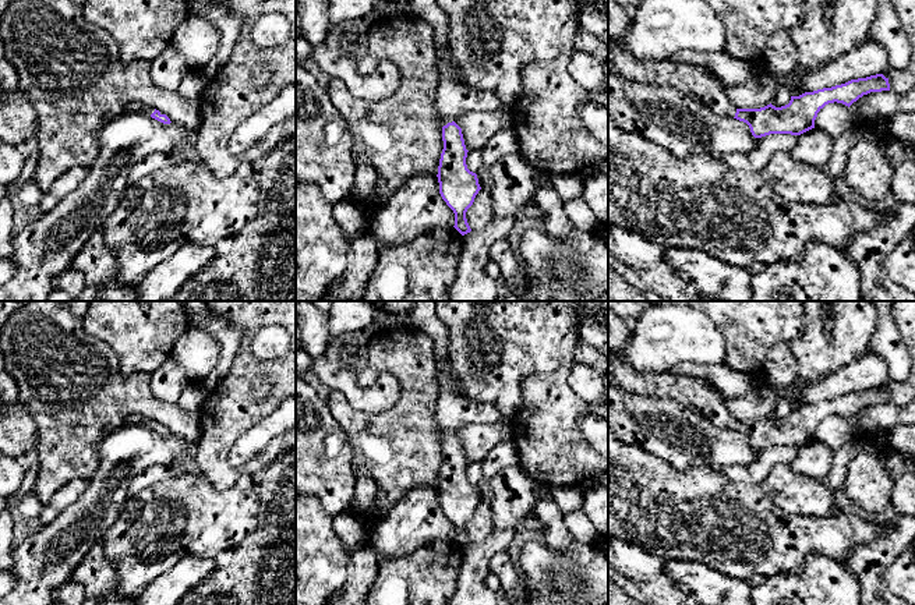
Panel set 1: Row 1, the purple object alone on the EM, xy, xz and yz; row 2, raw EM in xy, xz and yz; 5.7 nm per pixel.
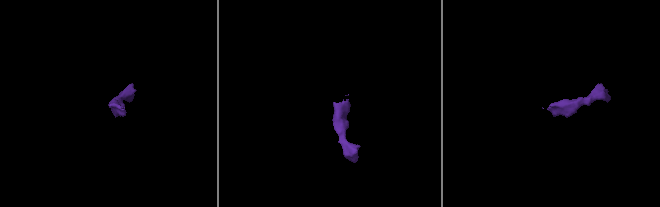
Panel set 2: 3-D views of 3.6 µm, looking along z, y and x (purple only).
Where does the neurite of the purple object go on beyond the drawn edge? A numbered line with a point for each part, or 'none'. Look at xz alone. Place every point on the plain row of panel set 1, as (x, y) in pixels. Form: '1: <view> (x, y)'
1: xz (454, 410)

